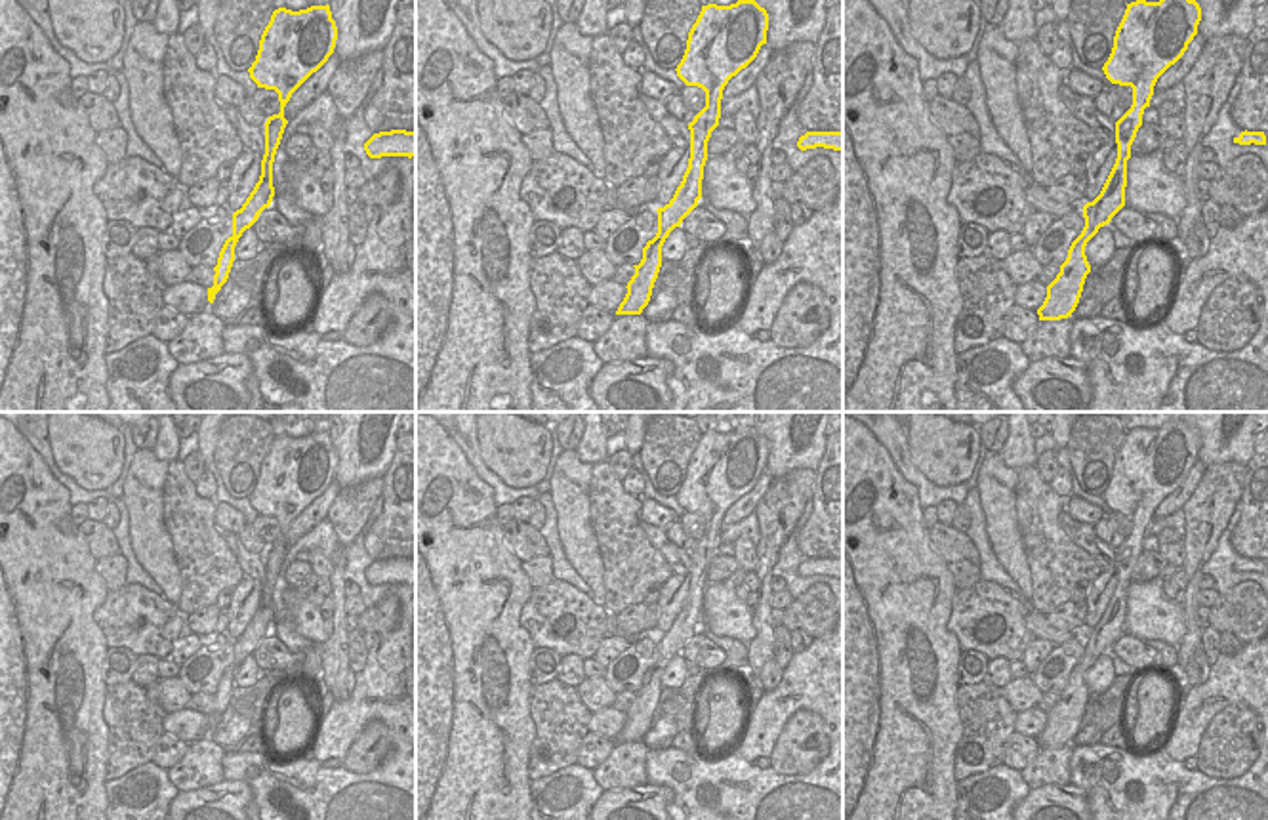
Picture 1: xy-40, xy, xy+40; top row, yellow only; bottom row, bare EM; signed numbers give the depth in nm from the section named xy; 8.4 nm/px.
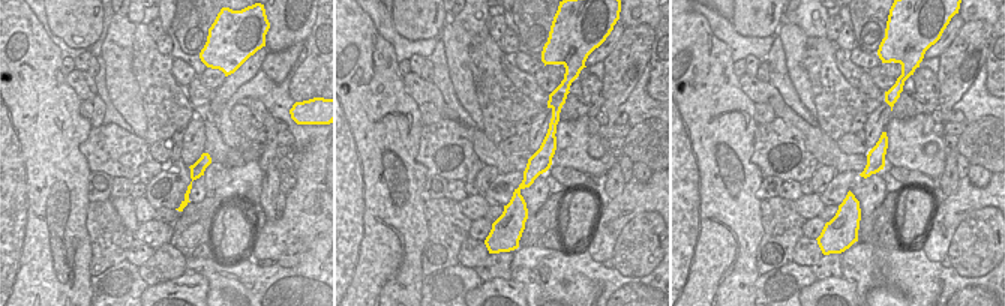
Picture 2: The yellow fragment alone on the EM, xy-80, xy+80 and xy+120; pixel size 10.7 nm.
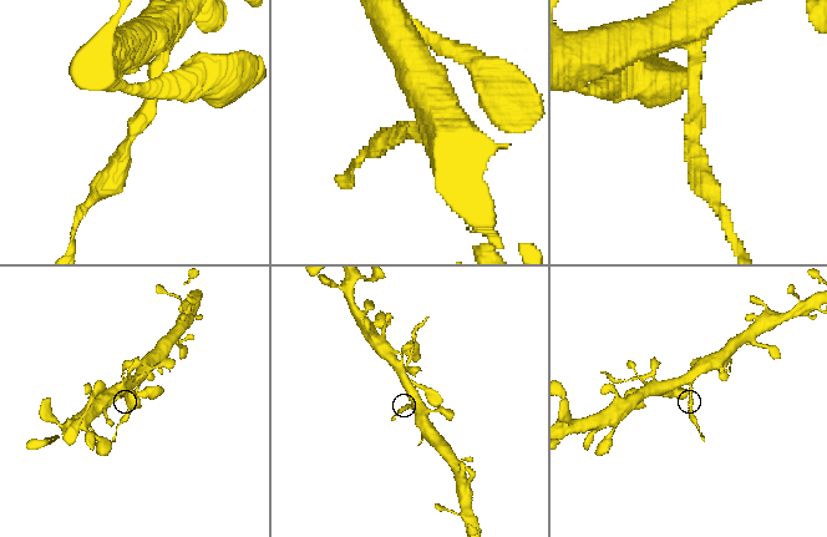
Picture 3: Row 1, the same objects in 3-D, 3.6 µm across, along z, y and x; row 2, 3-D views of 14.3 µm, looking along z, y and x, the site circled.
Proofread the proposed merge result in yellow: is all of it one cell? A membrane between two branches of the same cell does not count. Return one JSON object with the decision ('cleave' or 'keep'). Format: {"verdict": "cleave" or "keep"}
{"verdict": "cleave"}

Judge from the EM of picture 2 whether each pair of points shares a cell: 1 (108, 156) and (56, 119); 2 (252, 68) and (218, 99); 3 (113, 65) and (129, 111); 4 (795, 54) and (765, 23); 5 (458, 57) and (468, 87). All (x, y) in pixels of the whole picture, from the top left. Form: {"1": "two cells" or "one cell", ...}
{"1": "two cells", "2": "one cell", "3": "one cell", "4": "two cells", "5": "one cell"}

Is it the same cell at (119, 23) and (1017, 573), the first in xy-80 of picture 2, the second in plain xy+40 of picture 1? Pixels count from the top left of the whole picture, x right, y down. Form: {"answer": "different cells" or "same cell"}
{"answer": "same cell"}

